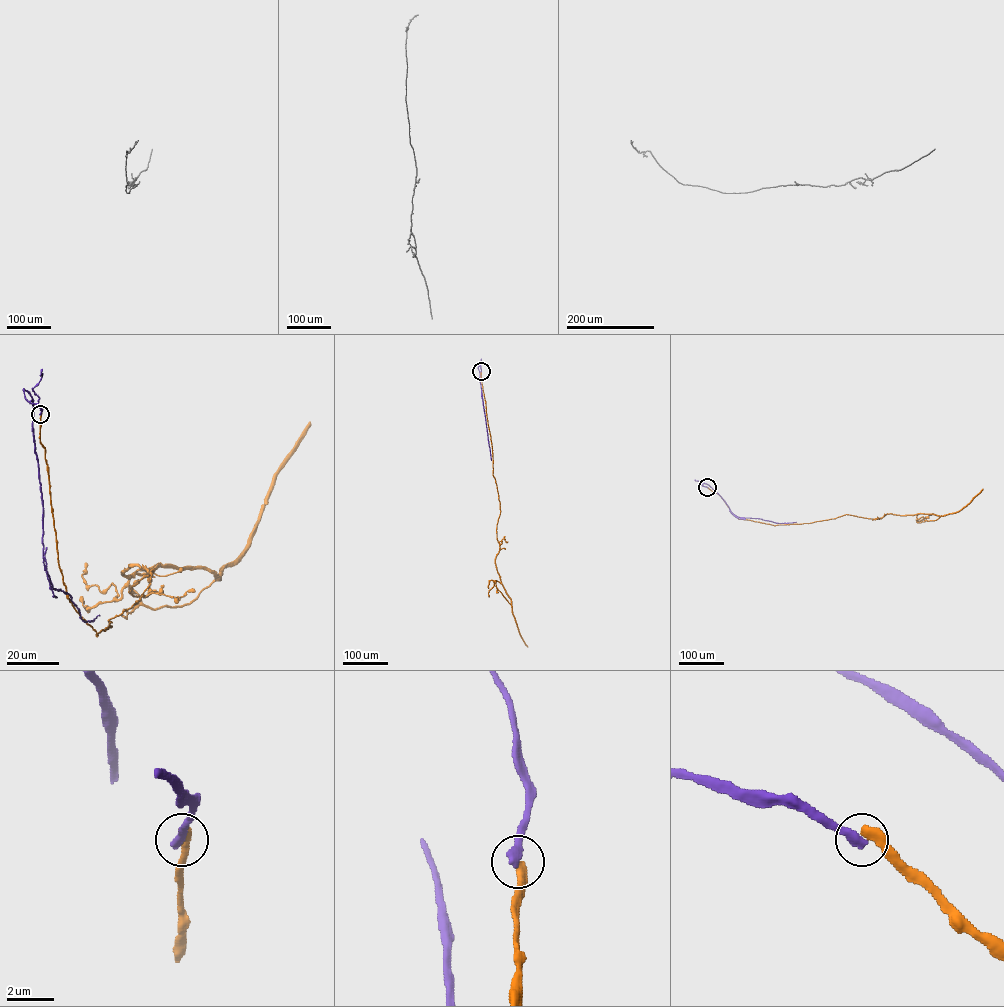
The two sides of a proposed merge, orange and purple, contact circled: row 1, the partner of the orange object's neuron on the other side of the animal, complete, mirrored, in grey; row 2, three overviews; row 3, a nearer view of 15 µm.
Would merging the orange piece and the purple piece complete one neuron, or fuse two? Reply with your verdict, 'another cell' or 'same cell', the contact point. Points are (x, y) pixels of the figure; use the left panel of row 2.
another cell; place (40, 414)

